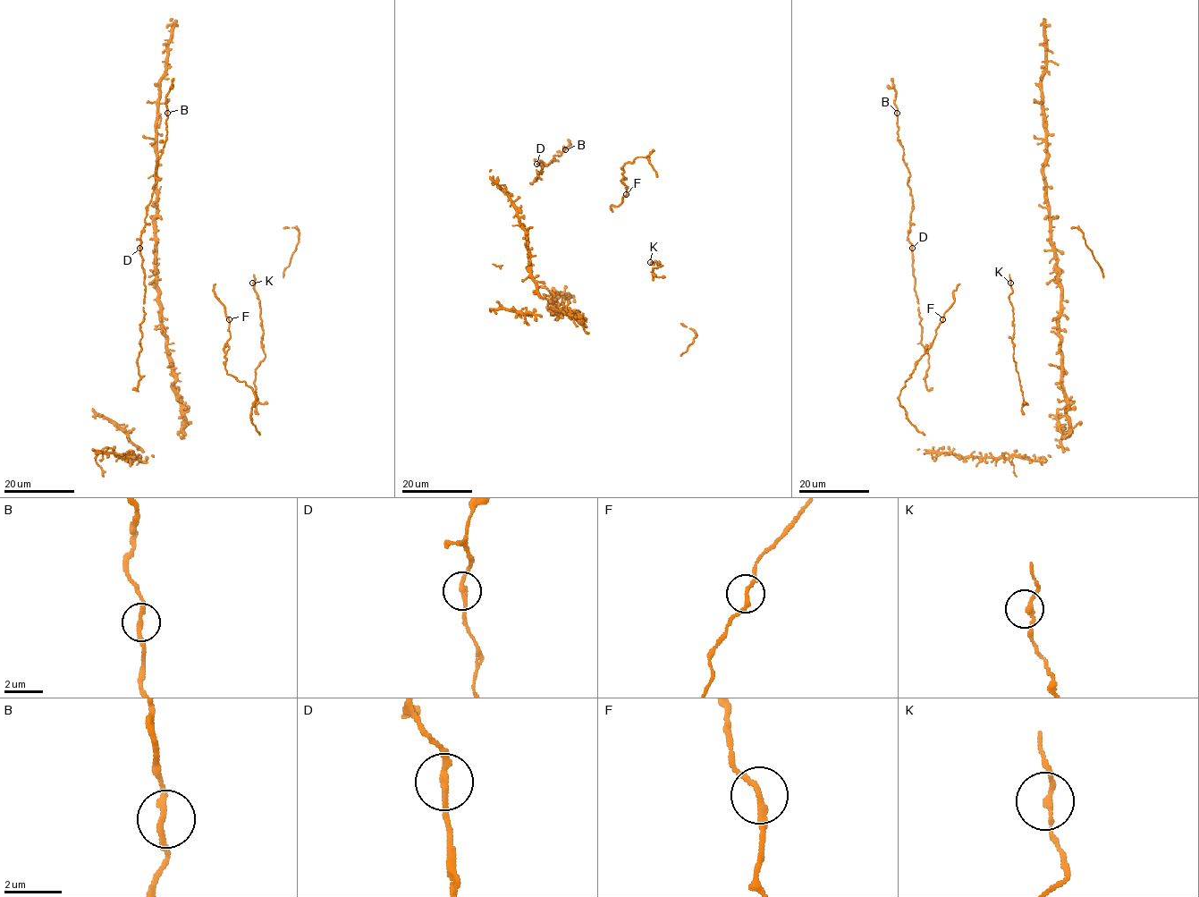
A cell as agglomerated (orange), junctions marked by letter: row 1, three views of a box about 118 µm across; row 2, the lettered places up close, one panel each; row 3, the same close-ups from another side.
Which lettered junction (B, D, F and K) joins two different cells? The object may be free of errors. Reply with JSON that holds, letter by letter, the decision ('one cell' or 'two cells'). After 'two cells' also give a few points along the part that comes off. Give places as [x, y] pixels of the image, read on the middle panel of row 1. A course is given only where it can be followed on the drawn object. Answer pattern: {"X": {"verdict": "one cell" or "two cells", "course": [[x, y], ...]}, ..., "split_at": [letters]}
{"B": {"verdict": "one cell"}, "D": {"verdict": "one cell"}, "F": {"verdict": "one cell"}, "K": {"verdict": "one cell"}, "split_at": []}

